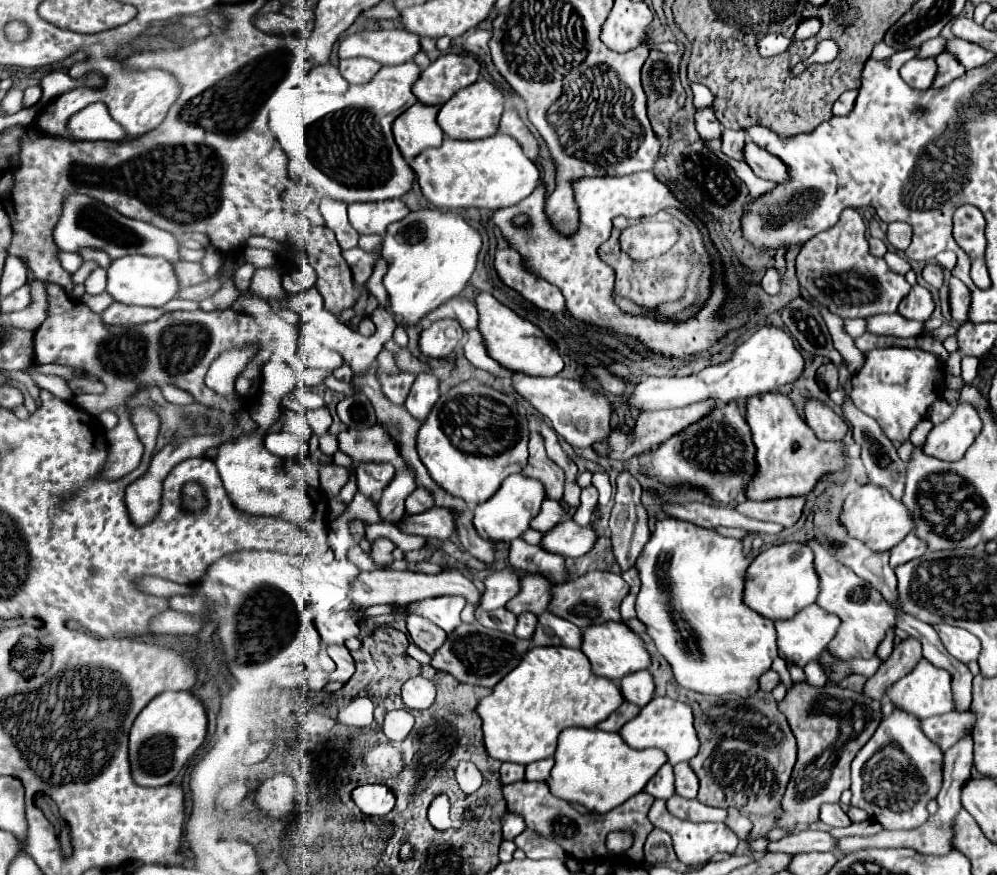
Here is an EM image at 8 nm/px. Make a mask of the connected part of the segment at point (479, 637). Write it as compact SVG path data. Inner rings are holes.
M461 623L453 633L447 635L443 647L435 651L431 665L439 671L451 673L461 683L495 687L507 673L511 673L519 665L527 649L529 649L529 641L517 639L515 635L505 635L501 631L481 627L481 623L471 623L471 625Z

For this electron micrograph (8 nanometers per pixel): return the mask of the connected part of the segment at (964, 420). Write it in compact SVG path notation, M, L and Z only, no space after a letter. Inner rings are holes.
M957 405L953 417L935 425L923 445L925 455L933 455L941 461L957 461L965 455L977 433L981 431L981 419L973 405Z

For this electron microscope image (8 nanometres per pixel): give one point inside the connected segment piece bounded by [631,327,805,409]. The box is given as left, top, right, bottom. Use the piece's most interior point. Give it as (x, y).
(768, 360)

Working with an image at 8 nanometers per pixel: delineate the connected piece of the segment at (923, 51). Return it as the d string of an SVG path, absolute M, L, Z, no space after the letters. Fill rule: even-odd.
M935 37L935 39L931 39L931 41L925 41L925 43L919 47L919 55L917 55L917 57L937 57L939 51L943 49L943 43L945 43L943 37Z

